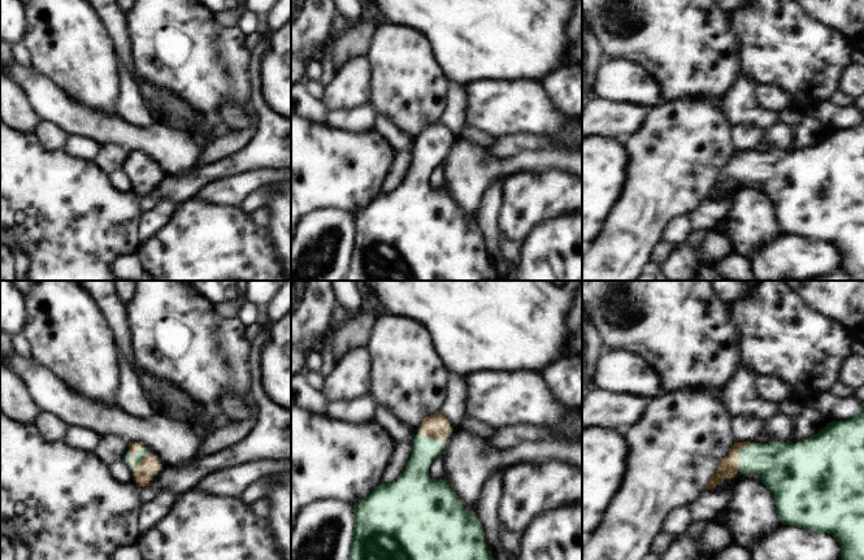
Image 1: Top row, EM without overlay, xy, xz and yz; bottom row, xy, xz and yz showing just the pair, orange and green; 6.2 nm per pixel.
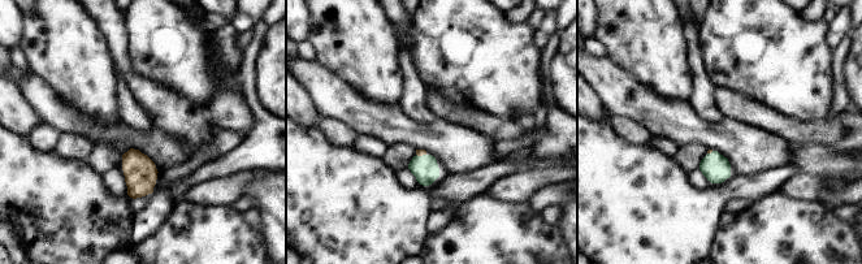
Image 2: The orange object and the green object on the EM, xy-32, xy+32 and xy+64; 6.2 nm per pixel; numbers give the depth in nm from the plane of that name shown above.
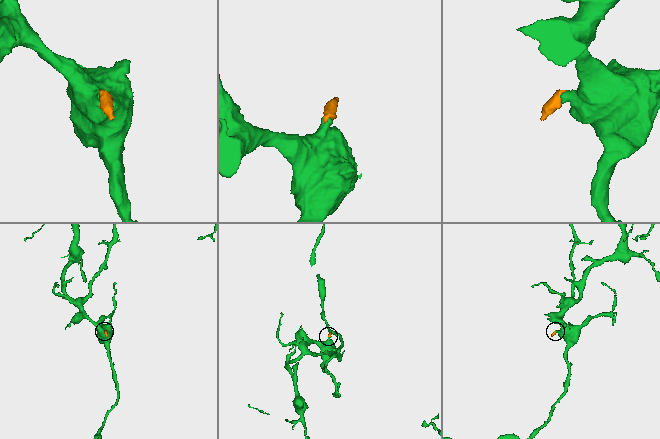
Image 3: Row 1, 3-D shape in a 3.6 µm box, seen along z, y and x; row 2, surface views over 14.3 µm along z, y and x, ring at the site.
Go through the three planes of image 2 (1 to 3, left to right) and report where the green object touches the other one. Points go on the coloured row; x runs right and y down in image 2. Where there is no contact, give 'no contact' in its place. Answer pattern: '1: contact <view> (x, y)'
1: no contact
2: contact xy+32 (421, 155)
3: contact xy+64 (710, 152)

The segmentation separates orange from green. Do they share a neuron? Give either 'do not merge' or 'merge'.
merge

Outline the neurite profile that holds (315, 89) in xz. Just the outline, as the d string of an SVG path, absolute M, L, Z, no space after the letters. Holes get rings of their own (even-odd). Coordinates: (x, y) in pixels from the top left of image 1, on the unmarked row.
M309 81L305 86L304 90L307 94L309 94L313 99L321 99L324 86L320 83L320 81Z

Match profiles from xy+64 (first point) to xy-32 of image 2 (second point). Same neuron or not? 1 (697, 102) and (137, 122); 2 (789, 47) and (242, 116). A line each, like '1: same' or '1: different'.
1: same
2: different

